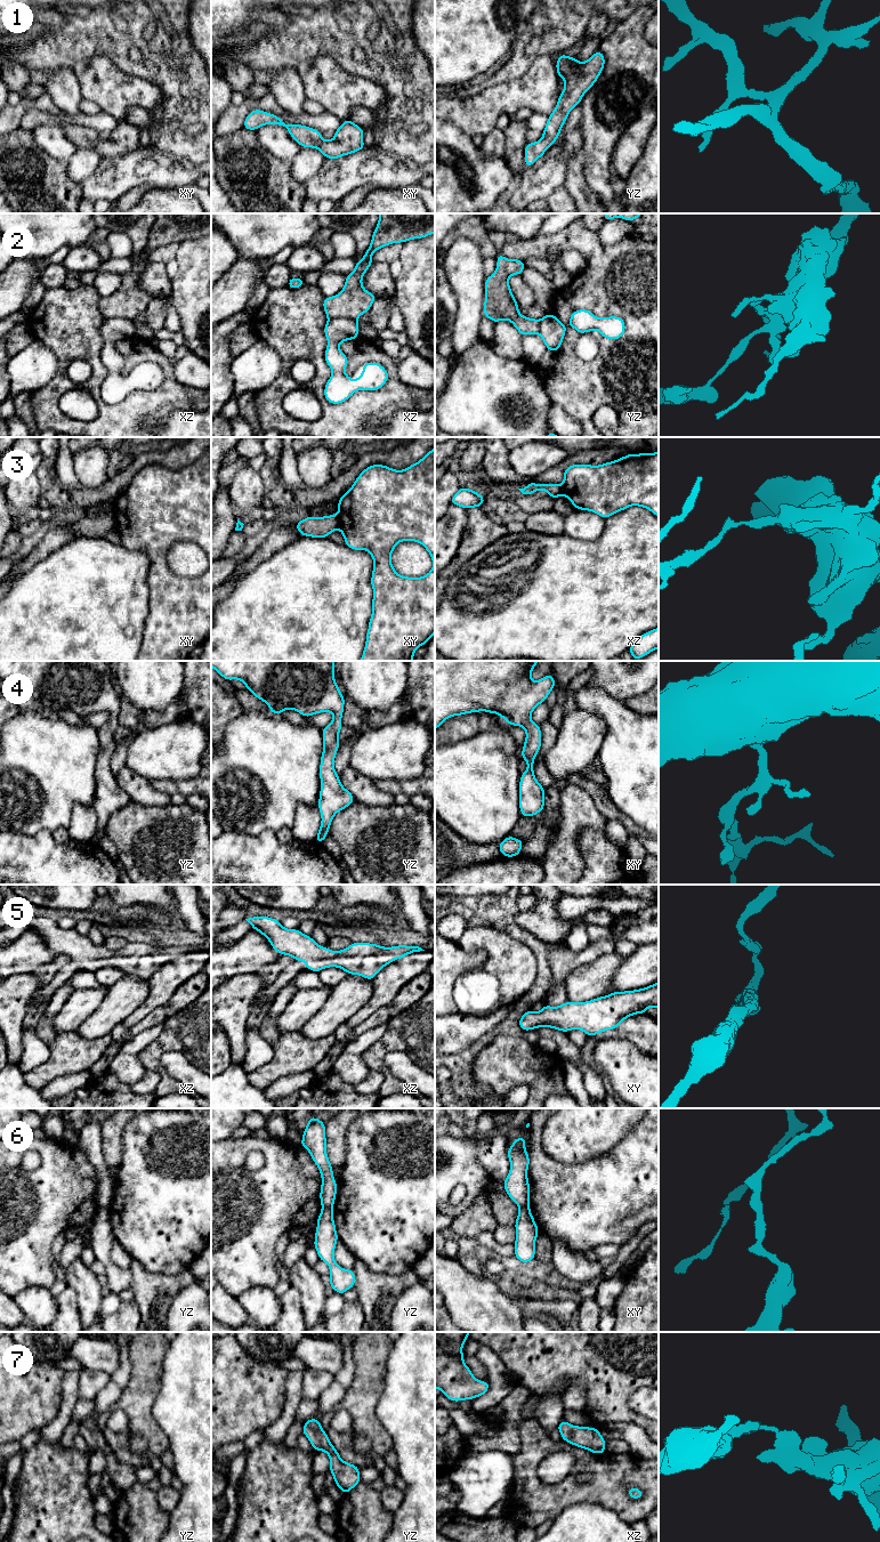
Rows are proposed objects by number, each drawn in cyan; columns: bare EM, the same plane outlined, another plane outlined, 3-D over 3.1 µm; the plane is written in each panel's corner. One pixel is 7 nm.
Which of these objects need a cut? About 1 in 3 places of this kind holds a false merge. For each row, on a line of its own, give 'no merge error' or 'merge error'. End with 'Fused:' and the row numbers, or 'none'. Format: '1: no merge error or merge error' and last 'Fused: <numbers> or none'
1: no merge error
2: merge error
3: merge error
4: no merge error
5: no merge error
6: merge error
7: no merge error
Fused: 2, 3, 6

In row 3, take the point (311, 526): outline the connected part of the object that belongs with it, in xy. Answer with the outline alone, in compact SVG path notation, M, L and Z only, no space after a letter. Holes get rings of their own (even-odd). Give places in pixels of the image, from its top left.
M338 515L323 517L307 516L305 519L296 523L296 528L302 536L329 538L330 533L340 528Z

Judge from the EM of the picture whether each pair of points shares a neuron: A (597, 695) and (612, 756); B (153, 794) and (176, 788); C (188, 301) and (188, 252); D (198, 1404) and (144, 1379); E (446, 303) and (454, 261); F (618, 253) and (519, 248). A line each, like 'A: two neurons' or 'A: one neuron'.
A: one neuron
B: two neurons
C: one neuron
D: two neurons
E: two neurons
F: one neuron

